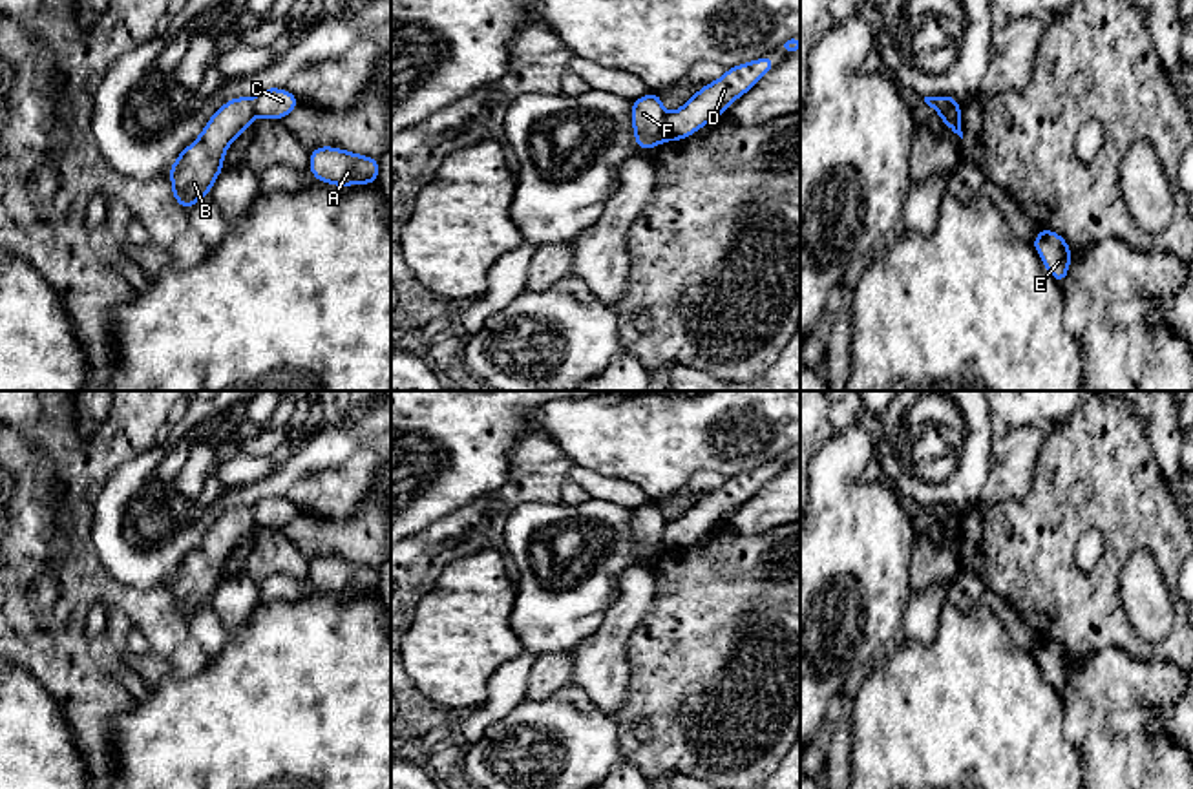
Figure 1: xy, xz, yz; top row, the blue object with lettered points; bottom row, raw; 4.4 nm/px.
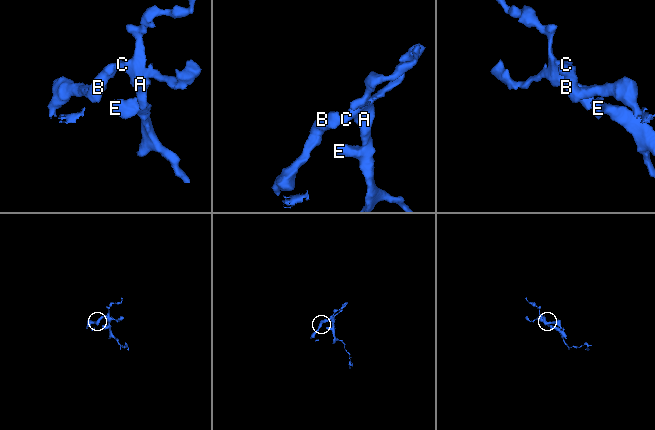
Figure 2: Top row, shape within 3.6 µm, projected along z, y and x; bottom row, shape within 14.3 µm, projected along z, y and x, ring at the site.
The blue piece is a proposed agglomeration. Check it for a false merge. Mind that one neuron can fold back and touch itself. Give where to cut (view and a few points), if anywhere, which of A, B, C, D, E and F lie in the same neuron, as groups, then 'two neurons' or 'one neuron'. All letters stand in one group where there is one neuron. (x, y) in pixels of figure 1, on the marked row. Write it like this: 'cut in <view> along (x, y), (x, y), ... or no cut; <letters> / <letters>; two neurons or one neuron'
cut in xz along (667, 114), (664, 123), (665, 139); A C D E / B F; two neurons

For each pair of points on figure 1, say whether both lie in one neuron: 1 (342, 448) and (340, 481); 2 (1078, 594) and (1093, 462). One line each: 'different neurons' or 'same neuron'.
1: different neurons
2: same neuron

